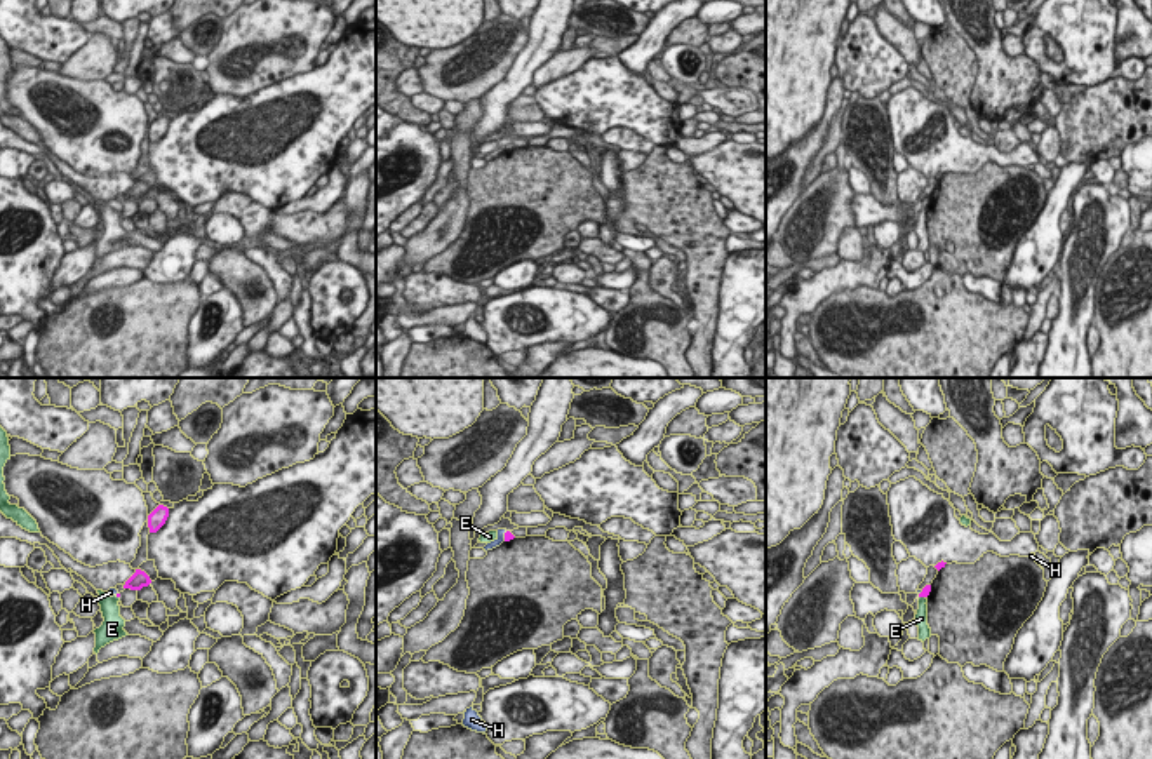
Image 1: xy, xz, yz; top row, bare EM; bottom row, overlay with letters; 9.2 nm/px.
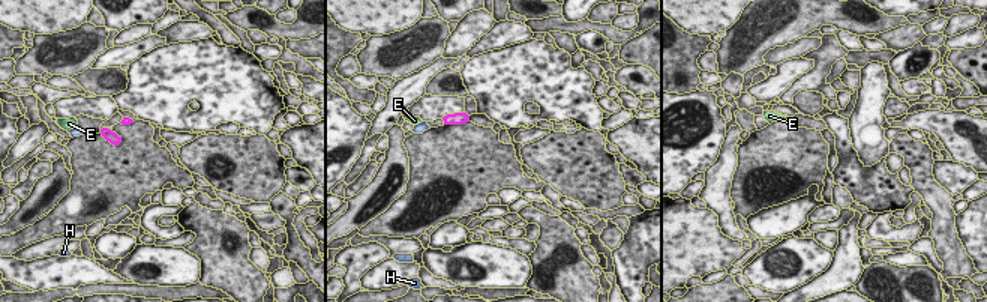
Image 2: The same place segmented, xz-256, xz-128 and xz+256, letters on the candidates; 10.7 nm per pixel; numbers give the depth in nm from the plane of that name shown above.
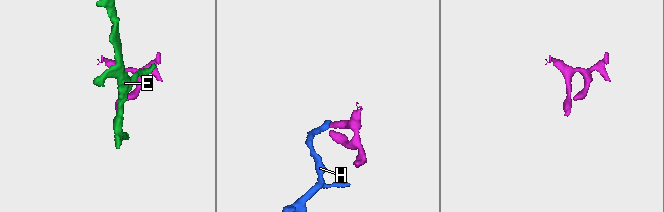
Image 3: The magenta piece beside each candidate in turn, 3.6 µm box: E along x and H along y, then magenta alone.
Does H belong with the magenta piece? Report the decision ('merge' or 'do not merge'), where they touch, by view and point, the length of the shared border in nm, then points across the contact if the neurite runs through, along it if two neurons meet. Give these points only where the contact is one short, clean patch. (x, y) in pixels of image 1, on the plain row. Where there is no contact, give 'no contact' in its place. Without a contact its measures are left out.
do not merge; contact xz (505, 147); length 100 nm; border xz (507, 141), (503, 150)

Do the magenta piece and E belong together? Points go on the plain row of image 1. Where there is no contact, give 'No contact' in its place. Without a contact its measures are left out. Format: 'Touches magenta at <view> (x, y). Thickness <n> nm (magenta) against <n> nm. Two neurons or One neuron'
Touches magenta at yz (923, 206). Thickness 70 nm (magenta) against 130 nm. Two neurons

